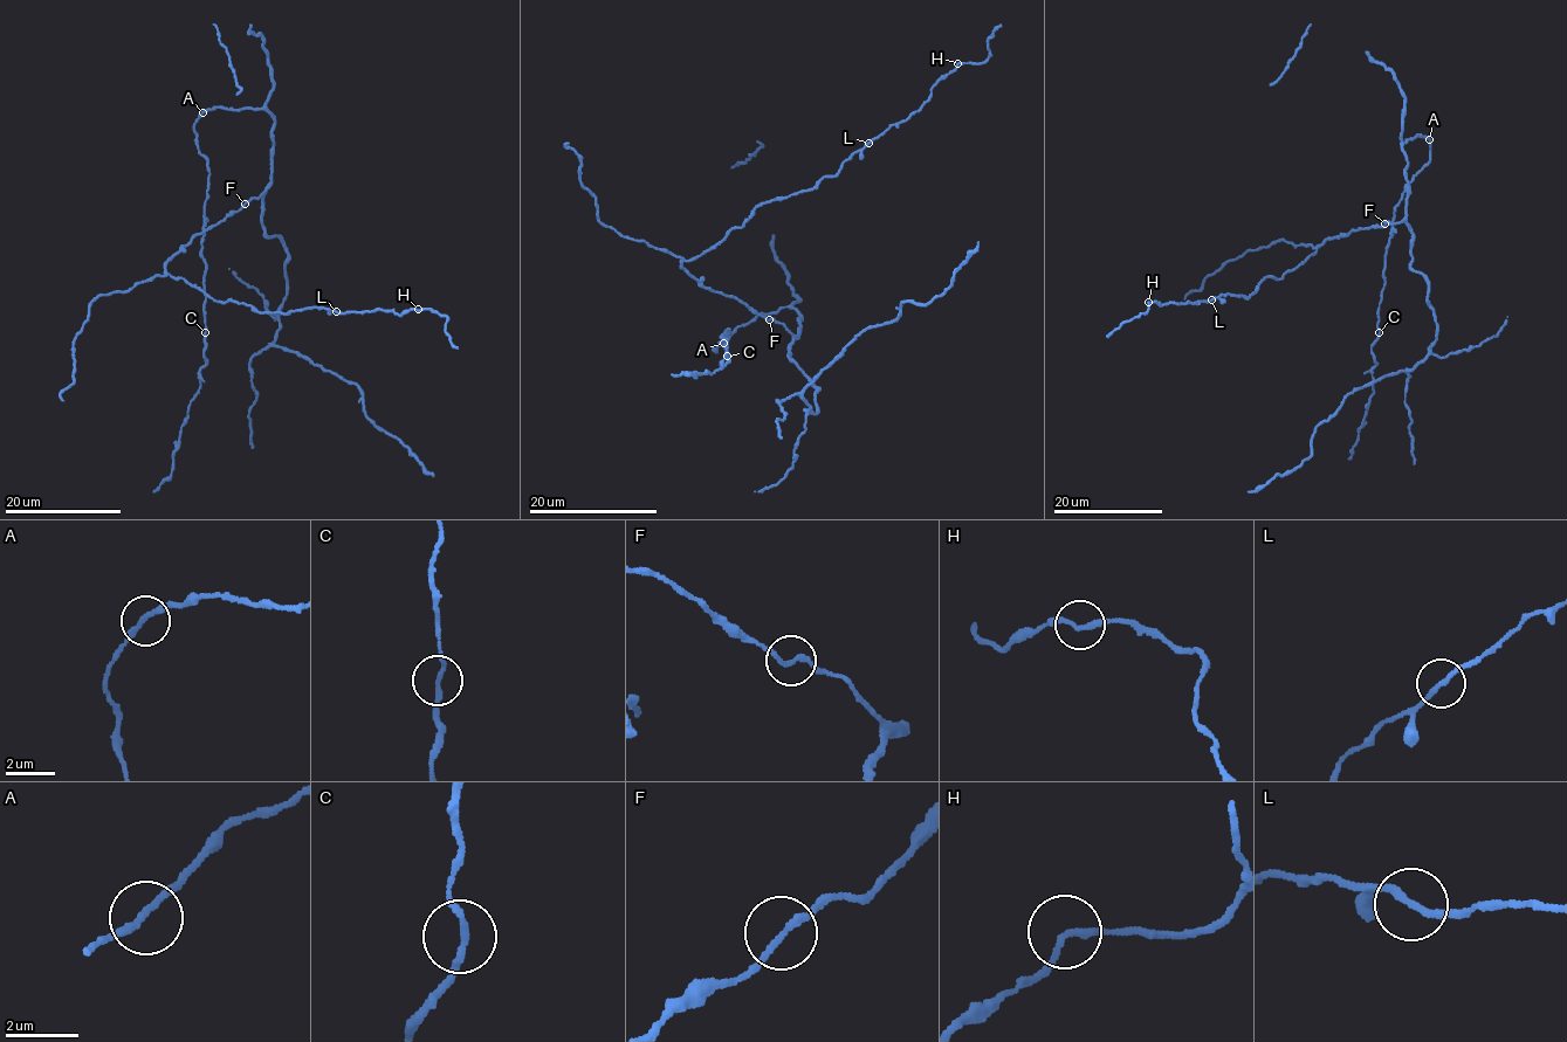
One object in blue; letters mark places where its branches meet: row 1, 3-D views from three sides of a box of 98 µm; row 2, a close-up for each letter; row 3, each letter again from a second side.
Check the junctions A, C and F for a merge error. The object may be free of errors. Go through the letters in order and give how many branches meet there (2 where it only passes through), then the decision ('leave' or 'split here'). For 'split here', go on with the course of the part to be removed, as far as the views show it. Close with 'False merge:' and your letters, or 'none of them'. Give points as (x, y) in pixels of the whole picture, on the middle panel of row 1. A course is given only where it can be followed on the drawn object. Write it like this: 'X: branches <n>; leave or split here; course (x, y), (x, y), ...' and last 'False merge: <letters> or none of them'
A: branches 2; leave
C: branches 2; leave
F: branches 2; leave
False merge: none of them

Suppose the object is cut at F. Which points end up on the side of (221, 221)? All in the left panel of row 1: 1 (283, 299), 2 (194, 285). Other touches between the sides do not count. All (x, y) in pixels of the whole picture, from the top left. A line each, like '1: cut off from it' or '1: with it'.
1: cut off from it
2: with it

